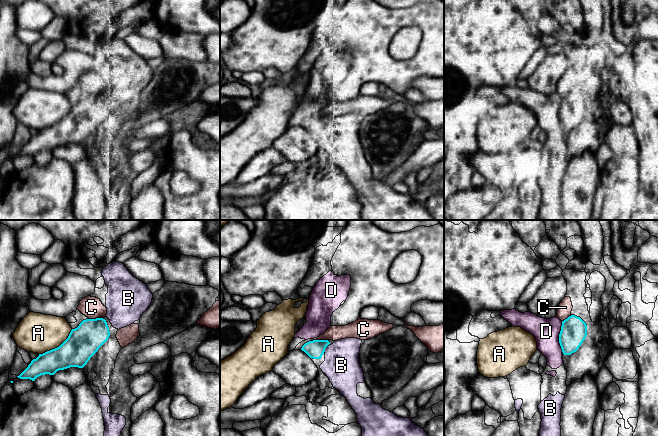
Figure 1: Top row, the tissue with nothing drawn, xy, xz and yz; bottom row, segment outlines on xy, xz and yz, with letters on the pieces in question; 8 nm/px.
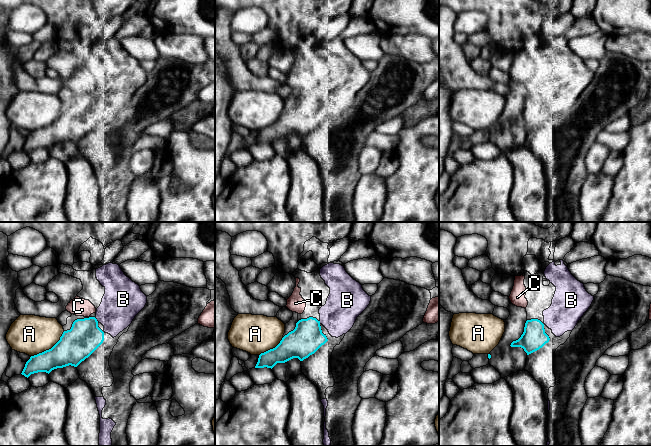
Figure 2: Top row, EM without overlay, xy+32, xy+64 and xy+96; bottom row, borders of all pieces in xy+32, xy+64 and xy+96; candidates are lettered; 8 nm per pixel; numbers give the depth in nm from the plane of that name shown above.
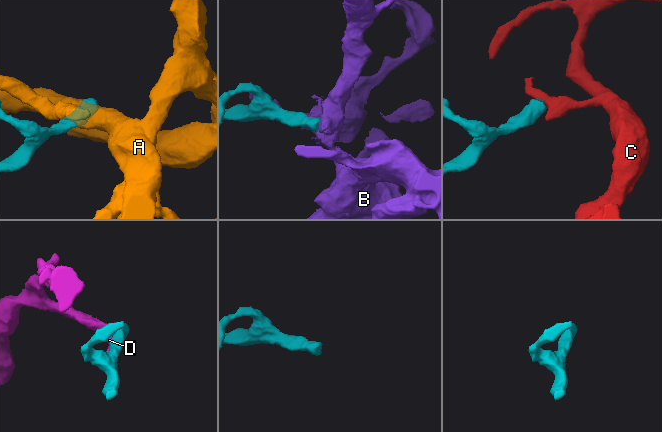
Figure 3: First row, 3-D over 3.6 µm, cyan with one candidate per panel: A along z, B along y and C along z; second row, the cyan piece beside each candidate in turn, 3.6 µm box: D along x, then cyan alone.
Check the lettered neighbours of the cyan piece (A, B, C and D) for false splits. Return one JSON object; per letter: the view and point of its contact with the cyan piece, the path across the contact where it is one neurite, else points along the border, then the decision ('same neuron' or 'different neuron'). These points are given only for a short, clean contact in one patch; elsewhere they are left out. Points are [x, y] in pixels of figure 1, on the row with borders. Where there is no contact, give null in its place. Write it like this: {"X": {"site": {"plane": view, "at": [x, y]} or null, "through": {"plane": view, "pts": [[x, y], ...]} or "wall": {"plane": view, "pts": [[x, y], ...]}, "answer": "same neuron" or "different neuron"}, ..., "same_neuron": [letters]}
{"A": {"site": {"plane": "xy", "at": [57, 347]}, "answer": "different neuron"}, "B": {"site": {"plane": "xz", "at": [324, 350]}, "answer": "same neuron"}, "C": {"site": {"plane": "xy", "at": [96, 318]}, "answer": "different neuron"}, "D": {"site": {"plane": "yz", "at": [559, 336]}, "wall": {"plane": "yz", "pts": [[562, 321], [559, 334], [561, 351]]}, "answer": "different neuron"}, "same_neuron": ["B"]}

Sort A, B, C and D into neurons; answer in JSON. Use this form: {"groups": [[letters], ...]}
{"groups": [["A"], ["B"], ["C"], ["D"]]}

